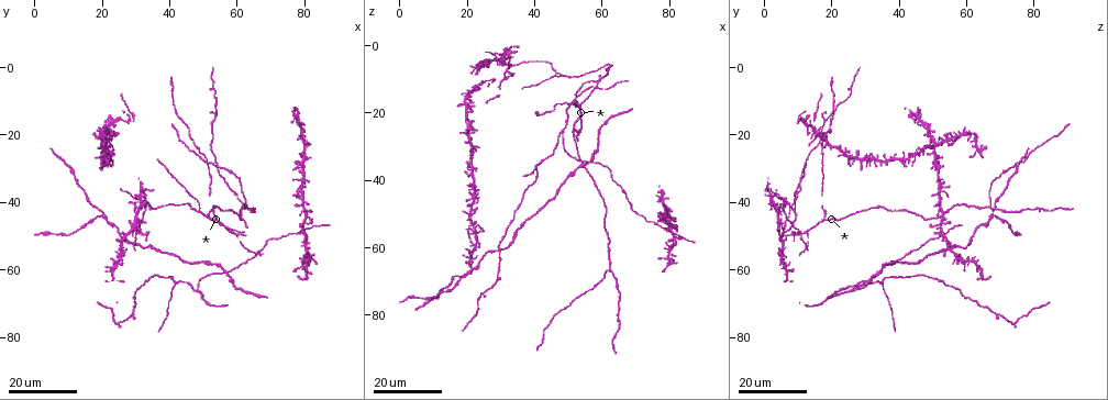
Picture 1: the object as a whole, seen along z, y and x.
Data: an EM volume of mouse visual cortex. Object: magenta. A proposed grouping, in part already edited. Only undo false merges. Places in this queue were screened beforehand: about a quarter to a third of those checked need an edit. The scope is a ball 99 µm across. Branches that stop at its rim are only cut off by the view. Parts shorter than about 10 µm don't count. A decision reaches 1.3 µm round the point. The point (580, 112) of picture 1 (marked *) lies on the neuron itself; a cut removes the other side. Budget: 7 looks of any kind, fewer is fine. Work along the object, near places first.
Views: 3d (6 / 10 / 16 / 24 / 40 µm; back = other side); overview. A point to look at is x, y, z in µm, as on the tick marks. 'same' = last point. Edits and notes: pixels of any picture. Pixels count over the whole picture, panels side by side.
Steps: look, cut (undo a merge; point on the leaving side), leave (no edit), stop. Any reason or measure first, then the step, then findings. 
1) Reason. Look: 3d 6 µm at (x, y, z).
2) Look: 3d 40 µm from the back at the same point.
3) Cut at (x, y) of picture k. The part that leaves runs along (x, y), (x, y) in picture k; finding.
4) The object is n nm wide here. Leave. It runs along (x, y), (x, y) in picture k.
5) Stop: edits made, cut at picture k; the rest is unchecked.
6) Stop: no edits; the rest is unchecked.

Three arms meet. Look: 3d 24 µm at (53.0, 45.0, 17.5).

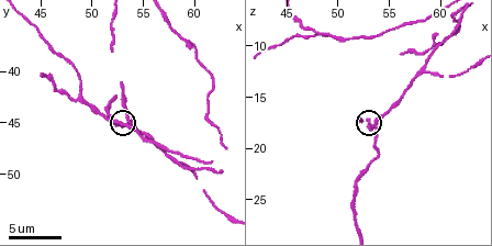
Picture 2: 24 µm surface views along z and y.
Look: 3d 10 µm at (53.4, 45.0, 17.6).

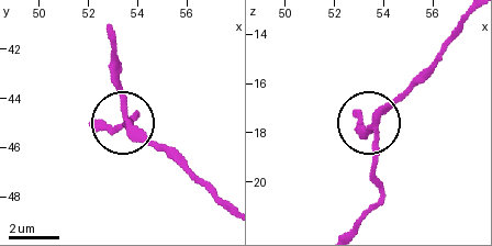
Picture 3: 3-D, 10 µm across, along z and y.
The object is 260 nm wide here. Leave. Continuous, no second neuron.

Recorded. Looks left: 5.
Three arms meet. Look: 3d 16 µm at (56.0, 60.0, 35.0).

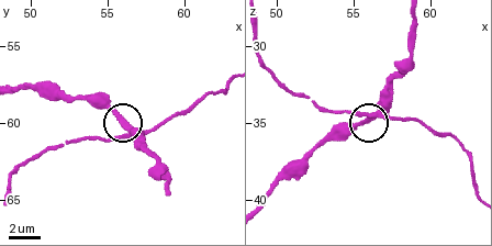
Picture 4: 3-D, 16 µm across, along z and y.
Zoom in. Look: 3d 6 µm at (56.2, 60.8, 34.4).

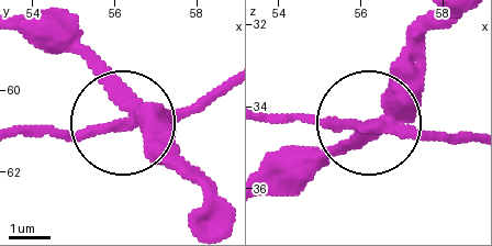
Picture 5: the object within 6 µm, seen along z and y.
3 arms meet here. Cut at (418, 74) of picture 5. The part that leaves runs along (391, 124), (268, 176) in picture 5; a second neuron is stuck on.

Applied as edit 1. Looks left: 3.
Two arms in line, one across. Look: 3d 16 µm at (48.0, 67.0, 26.5).

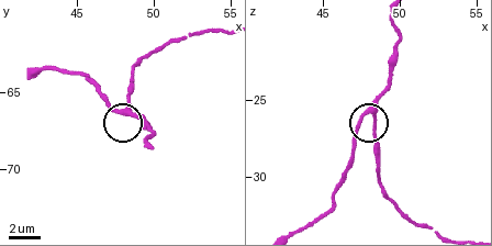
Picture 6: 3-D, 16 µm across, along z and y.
Look: 3d 10 µm at (47.6, 66.4, 25.8).

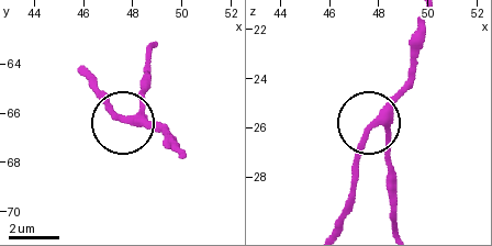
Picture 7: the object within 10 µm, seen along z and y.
The side arm is 19 µm long. Leave. It runs along (153, 46), (140, 108), (127, 118), (165, 126) in picture 7; continuous, no second neuron.

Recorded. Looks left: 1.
Stop: edits made, cut at picture 5; the rest is unchecked.

